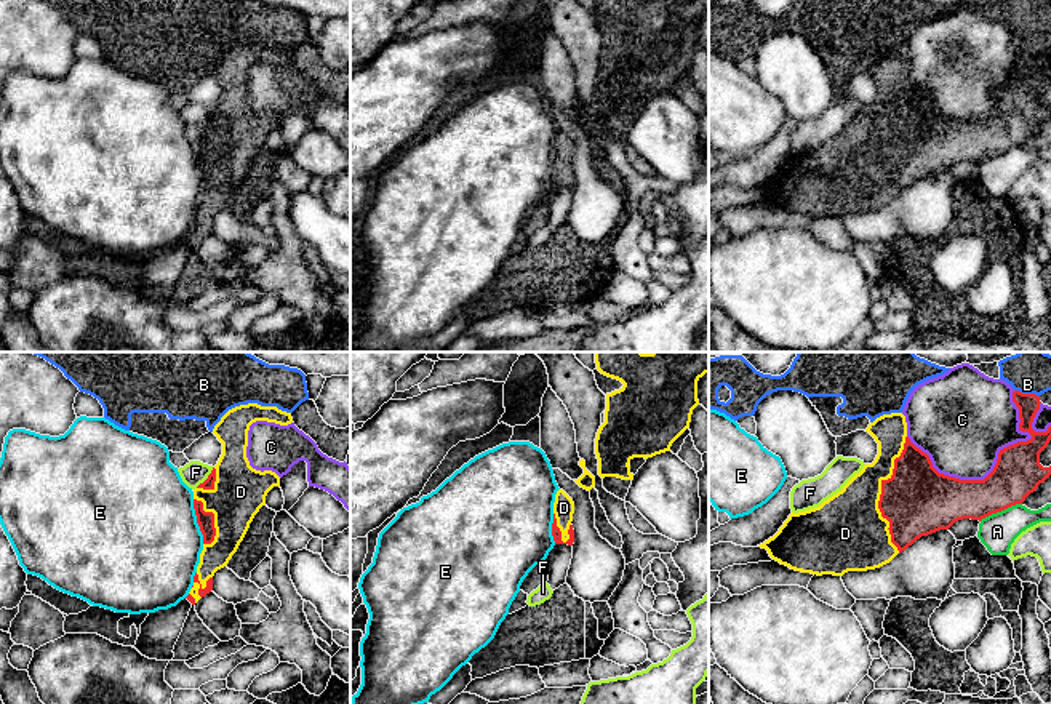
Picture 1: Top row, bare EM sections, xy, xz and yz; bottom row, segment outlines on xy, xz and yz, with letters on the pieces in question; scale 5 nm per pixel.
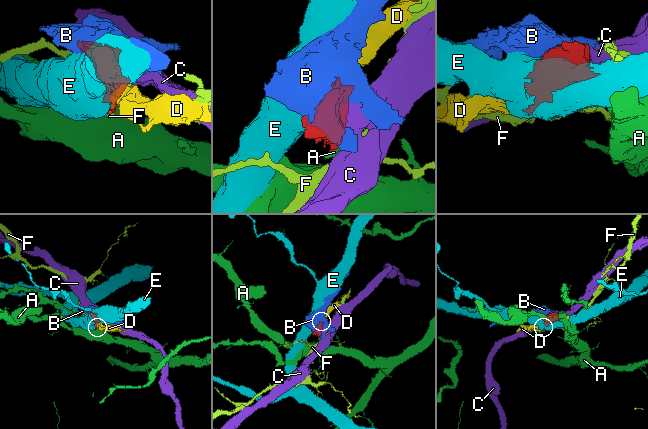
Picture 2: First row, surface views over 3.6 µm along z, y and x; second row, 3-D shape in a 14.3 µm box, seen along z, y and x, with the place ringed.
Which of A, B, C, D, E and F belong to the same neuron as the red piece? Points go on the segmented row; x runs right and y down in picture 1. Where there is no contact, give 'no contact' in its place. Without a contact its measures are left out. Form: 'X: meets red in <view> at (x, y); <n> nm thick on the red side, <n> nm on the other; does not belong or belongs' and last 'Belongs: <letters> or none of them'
A: meets red in yz at (1000, 511); 240 nm thick on the red side, 190 nm on the other; does not belong
B: meets red in yz at (1027, 394); 110 nm thick on the red side, 220 nm on the other; does not belong
C: meets red in yz at (971, 480); 320 nm thick on the red side, 420 nm on the other; does not belong
D: meets red in yz at (882, 493); 360 nm thick on the red side, 360 nm on the other; belongs
E: meets red in xy at (197, 522); 90 nm thick on the red side, 500 nm on the other; does not belong
F: meets red in xy at (207, 479); 60 nm thick on the red side, 120 nm on the other; does not belong
Belongs: D

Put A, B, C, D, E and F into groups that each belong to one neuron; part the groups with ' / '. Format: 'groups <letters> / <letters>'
groups A / B / C / D / E / F

